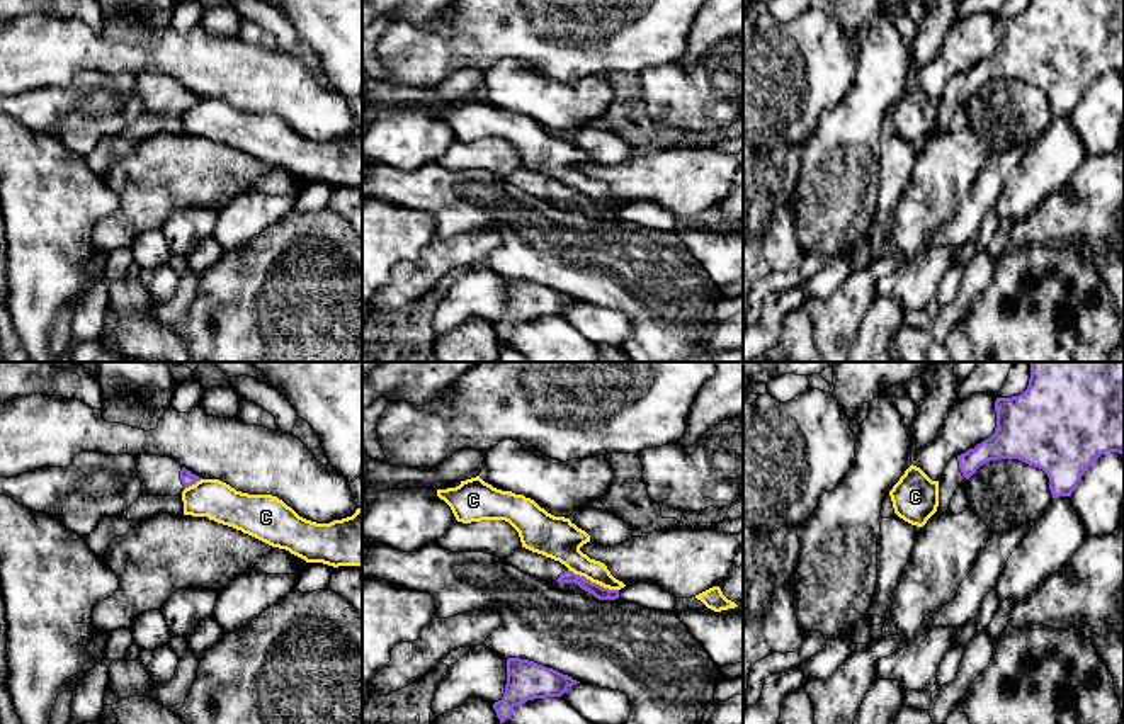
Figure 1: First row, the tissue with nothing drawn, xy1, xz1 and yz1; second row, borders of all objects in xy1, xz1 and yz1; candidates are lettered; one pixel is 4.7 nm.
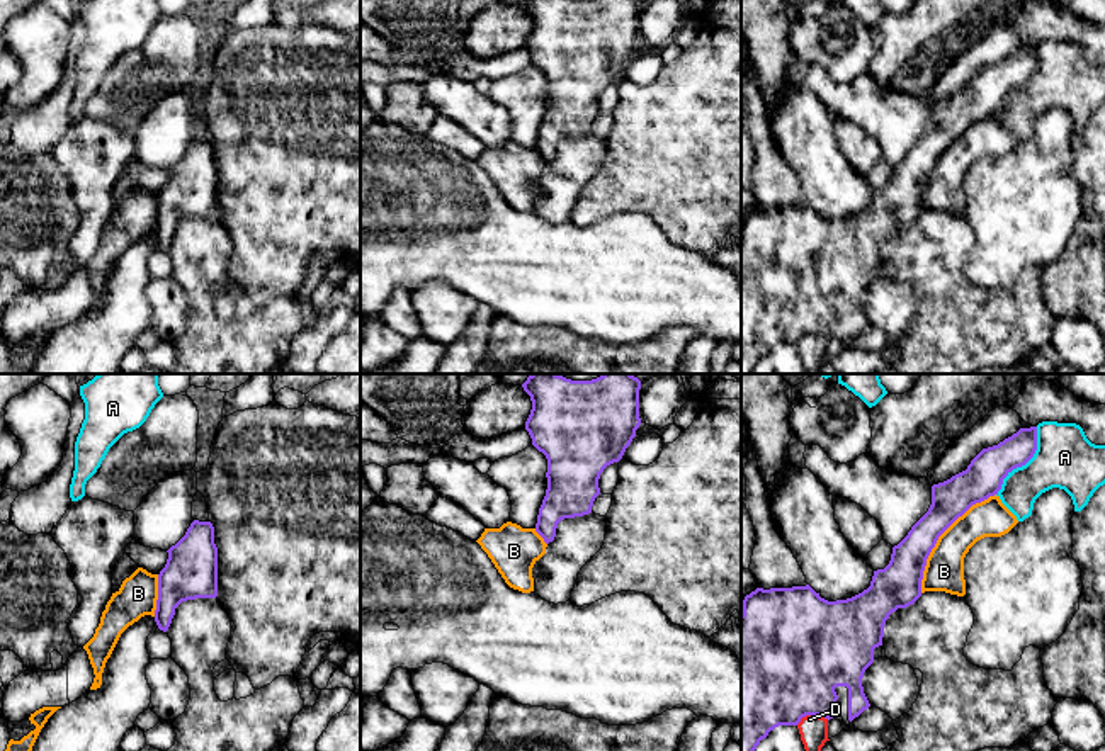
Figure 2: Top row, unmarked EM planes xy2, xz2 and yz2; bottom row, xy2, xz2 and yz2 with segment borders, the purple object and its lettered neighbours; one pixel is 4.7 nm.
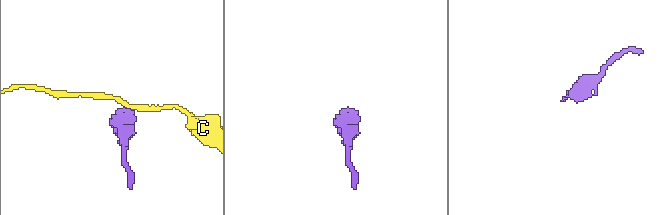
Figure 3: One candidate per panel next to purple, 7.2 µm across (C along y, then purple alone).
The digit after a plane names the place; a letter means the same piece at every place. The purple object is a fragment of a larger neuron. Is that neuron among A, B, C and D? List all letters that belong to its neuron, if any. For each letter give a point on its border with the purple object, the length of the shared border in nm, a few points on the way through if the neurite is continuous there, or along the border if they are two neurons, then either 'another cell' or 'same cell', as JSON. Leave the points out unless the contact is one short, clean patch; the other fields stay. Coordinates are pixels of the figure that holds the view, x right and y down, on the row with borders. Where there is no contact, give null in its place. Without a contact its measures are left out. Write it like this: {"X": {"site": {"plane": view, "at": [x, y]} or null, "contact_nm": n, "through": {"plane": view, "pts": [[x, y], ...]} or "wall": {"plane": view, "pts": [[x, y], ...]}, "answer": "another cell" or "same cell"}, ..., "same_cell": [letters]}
{"A": {"site": {"plane": "yz2", "at": [1024, 464]}, "contact_nm": 380, "answer": "another cell"}, "B": {"site": {"plane": "yz2", "at": [939, 536]}, "contact_nm": 600, "answer": "another cell"}, "C": {"site": {"plane": "xz1", "at": [594, 583]}, "contact_nm": 260, "wall": {"plane": "xz1", "pts": [[568, 568], [592, 582], [618, 590]]}, "answer": "another cell"}, "D": {"site": {"plane": "yz2", "at": [811, 714]}, "contact_nm": 160, "answer": "another cell"}, "same_cell": []}

